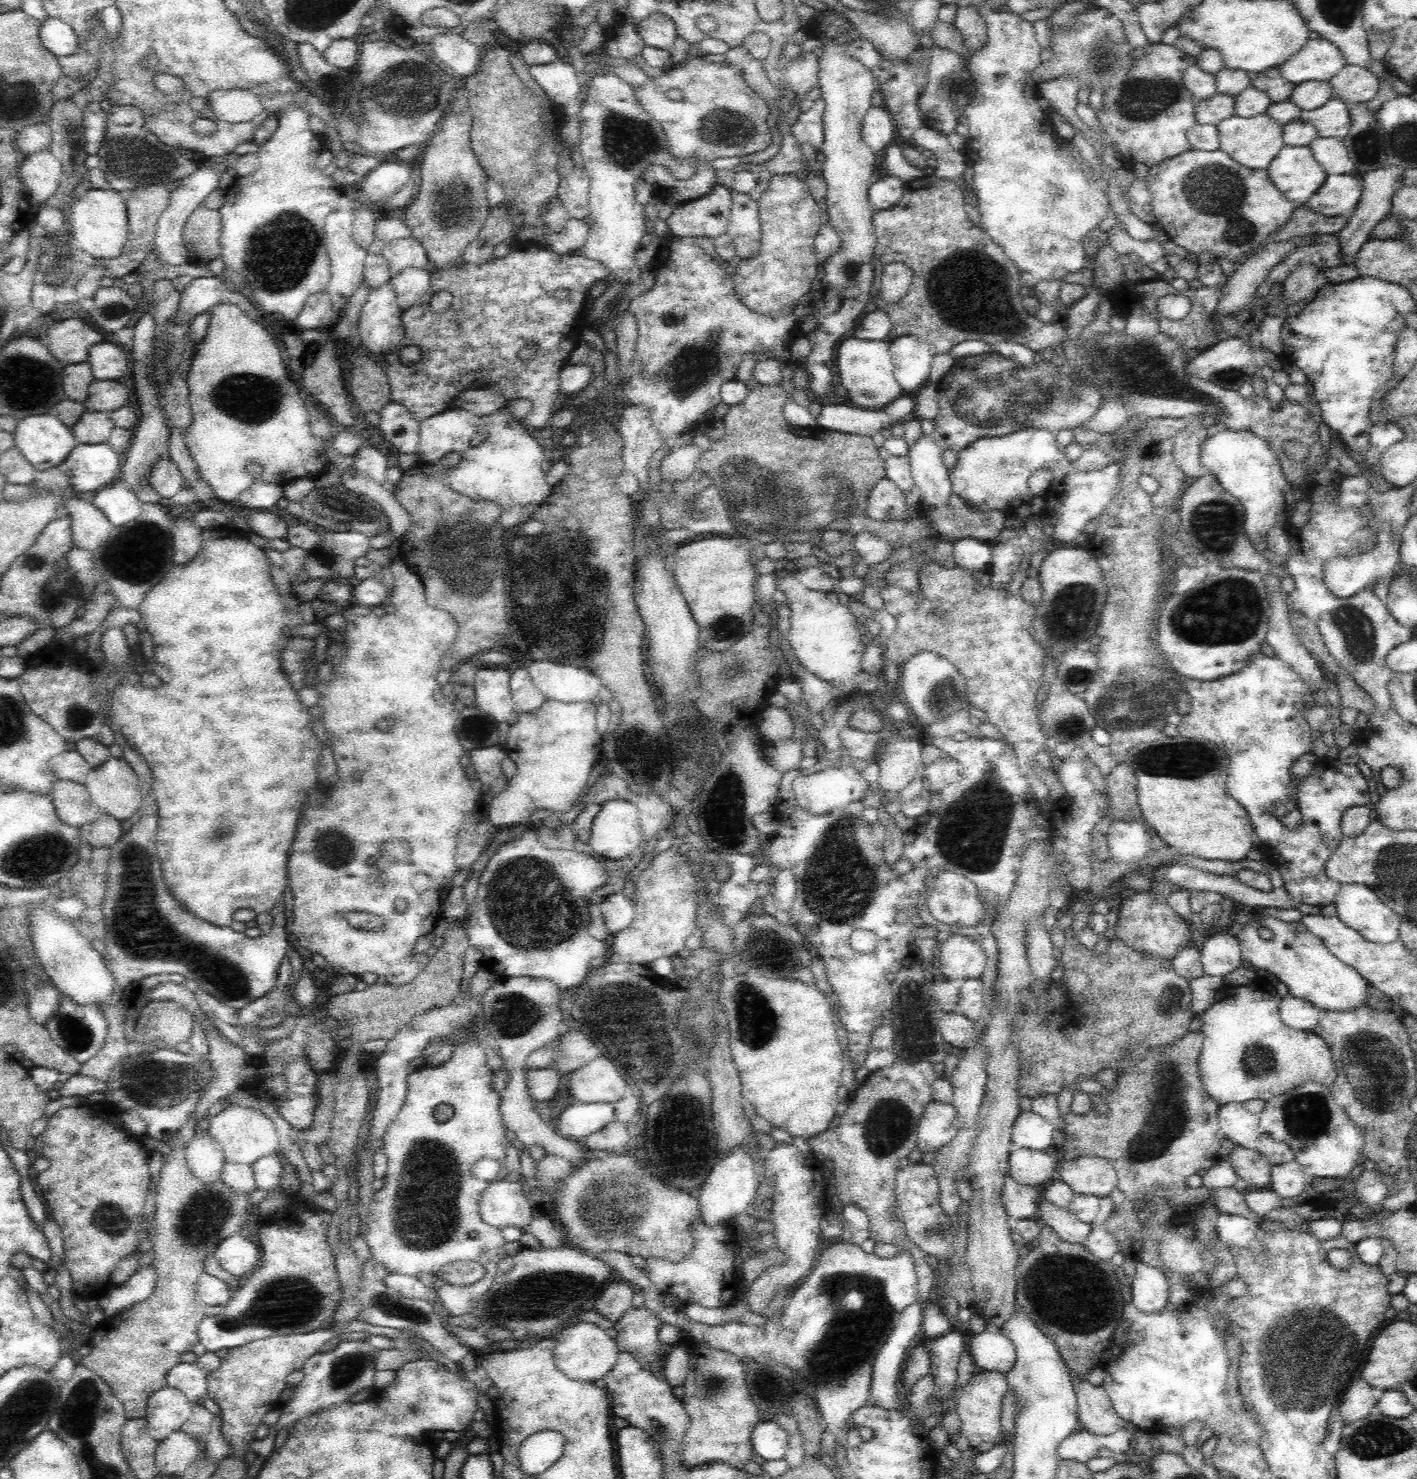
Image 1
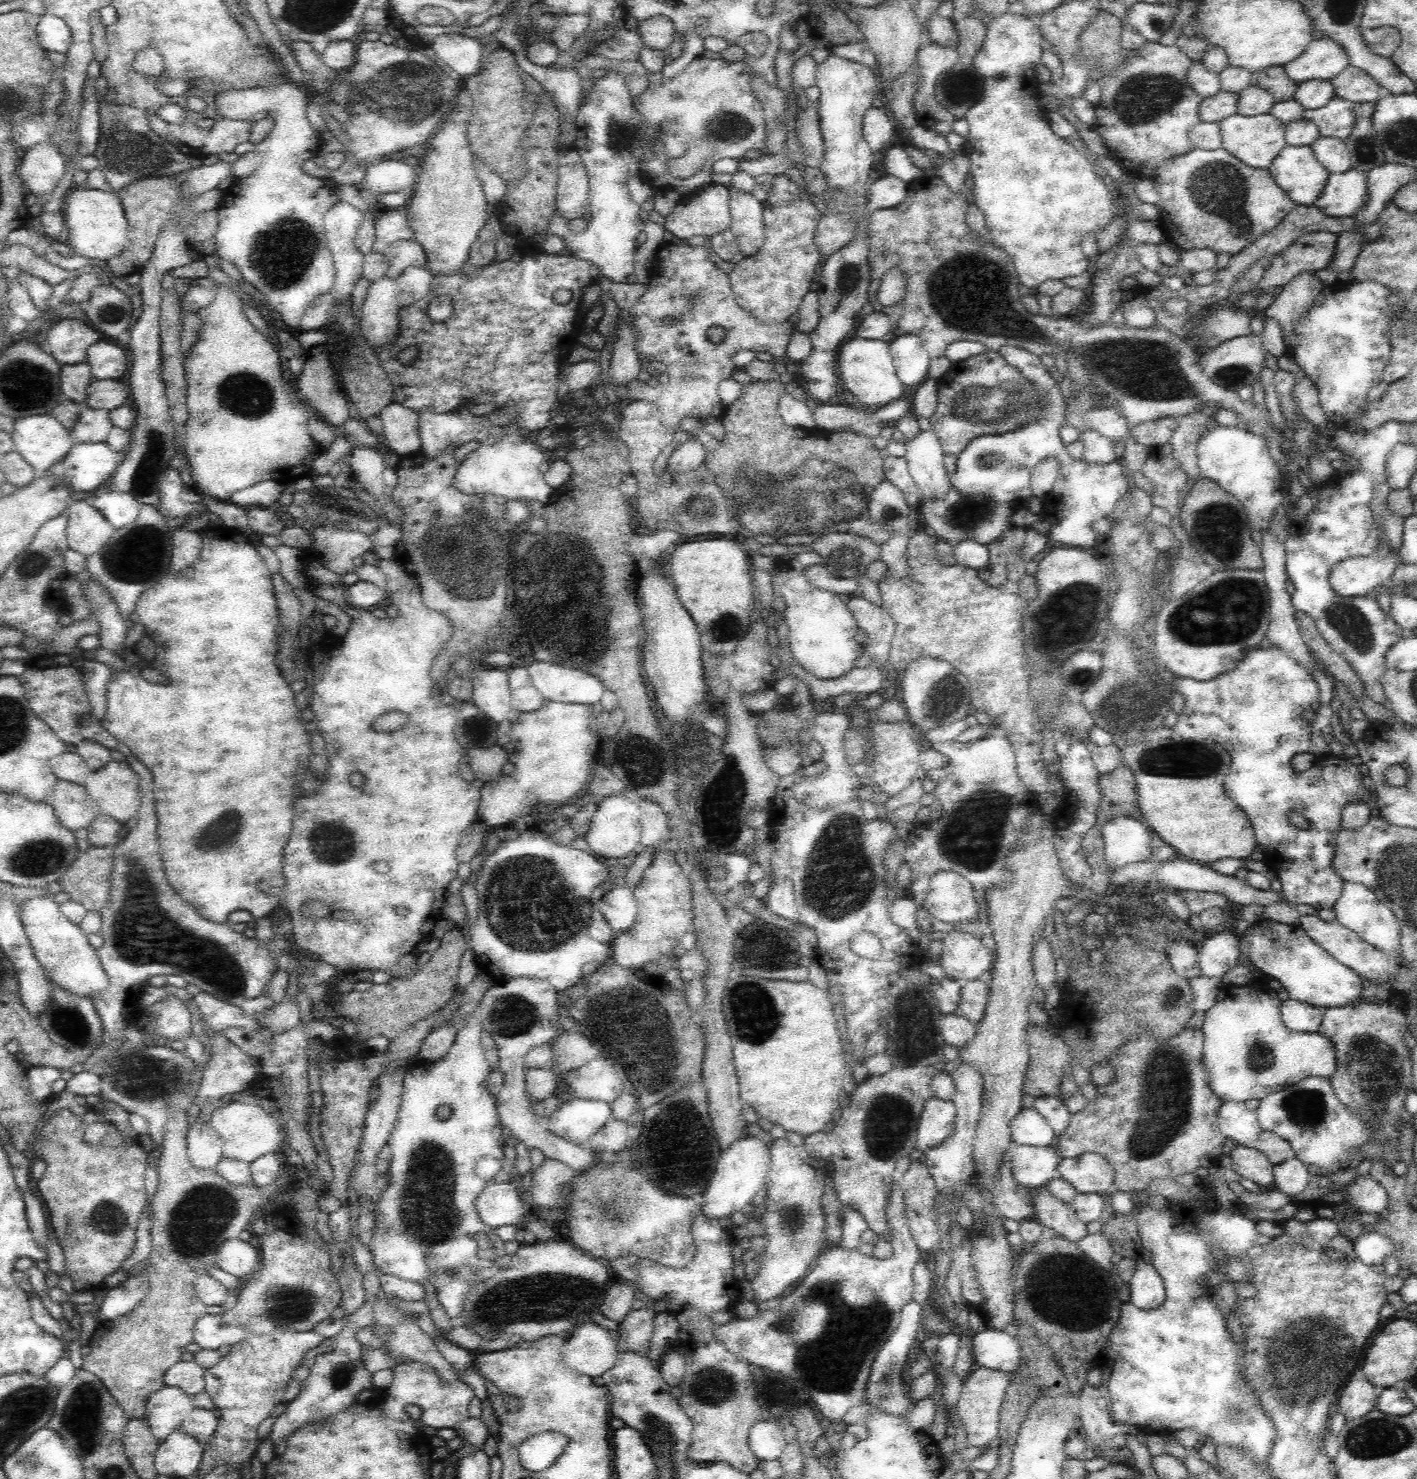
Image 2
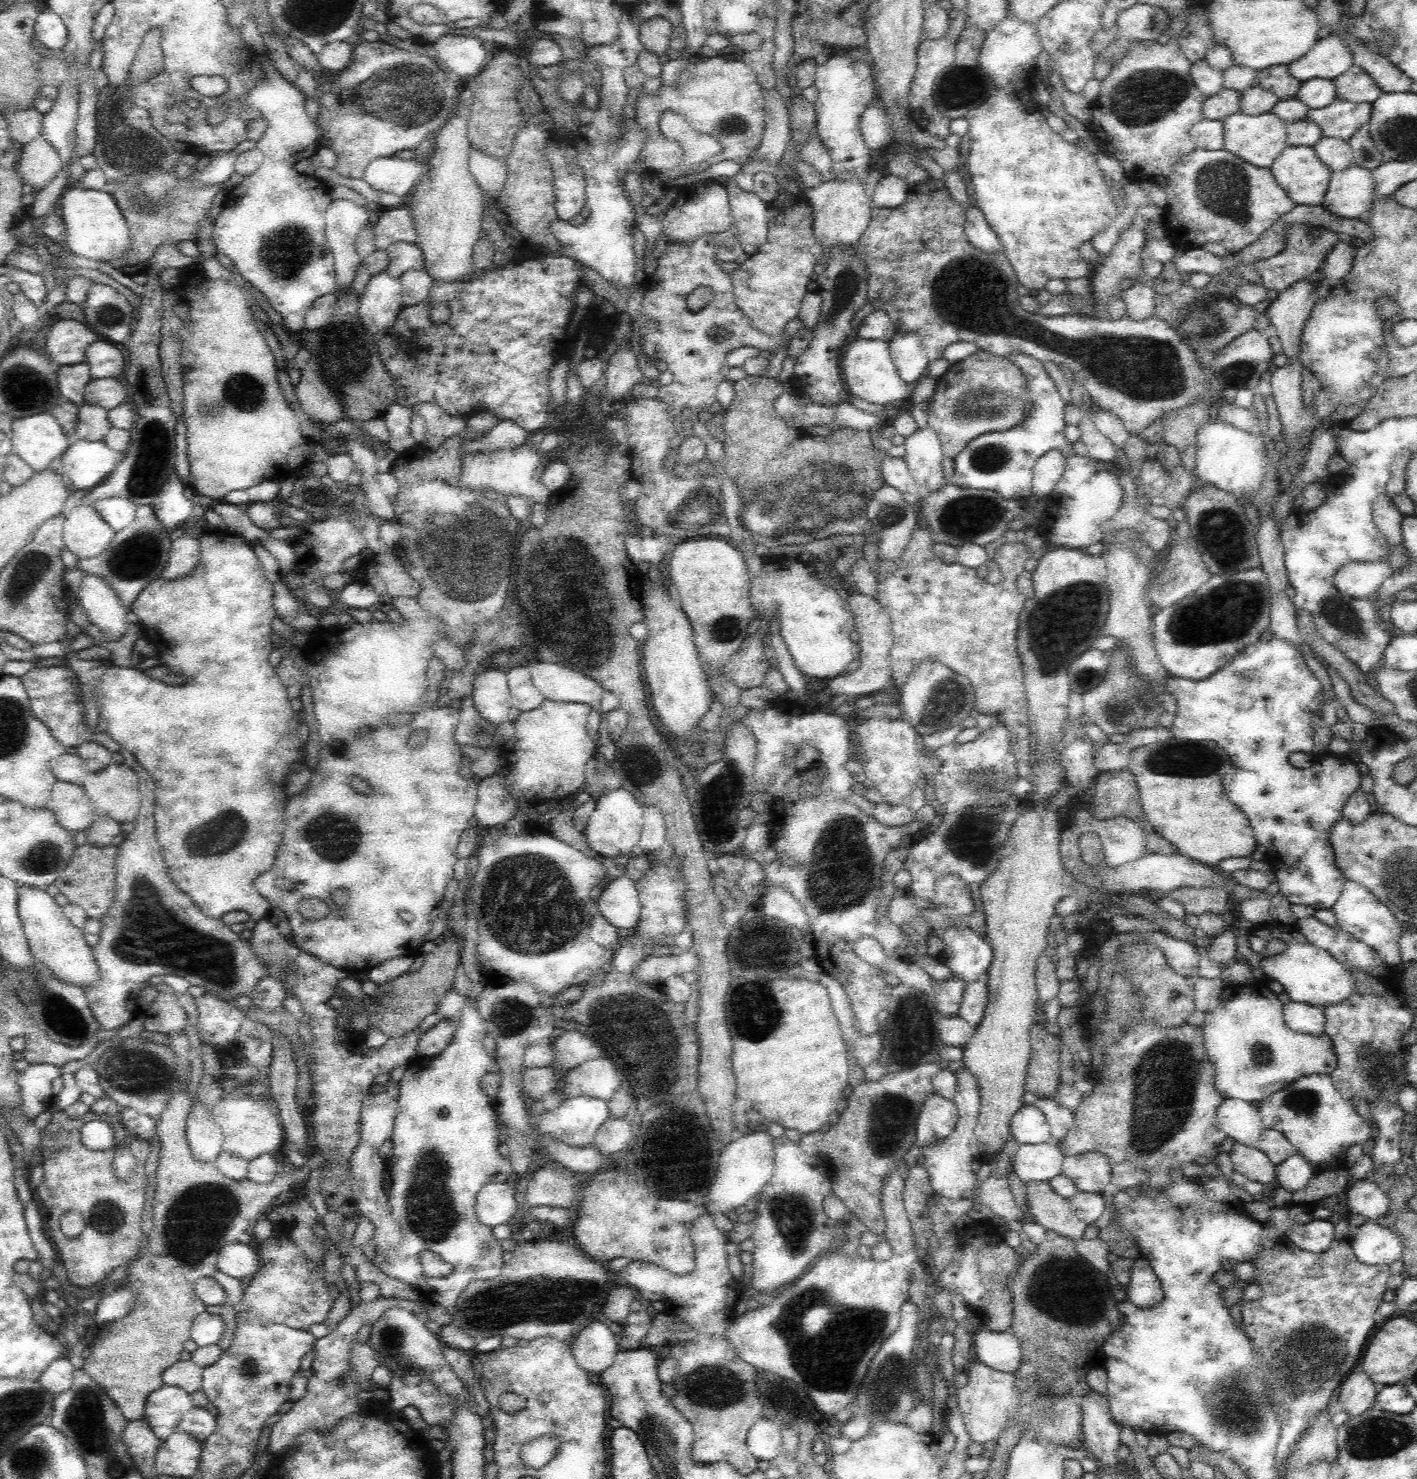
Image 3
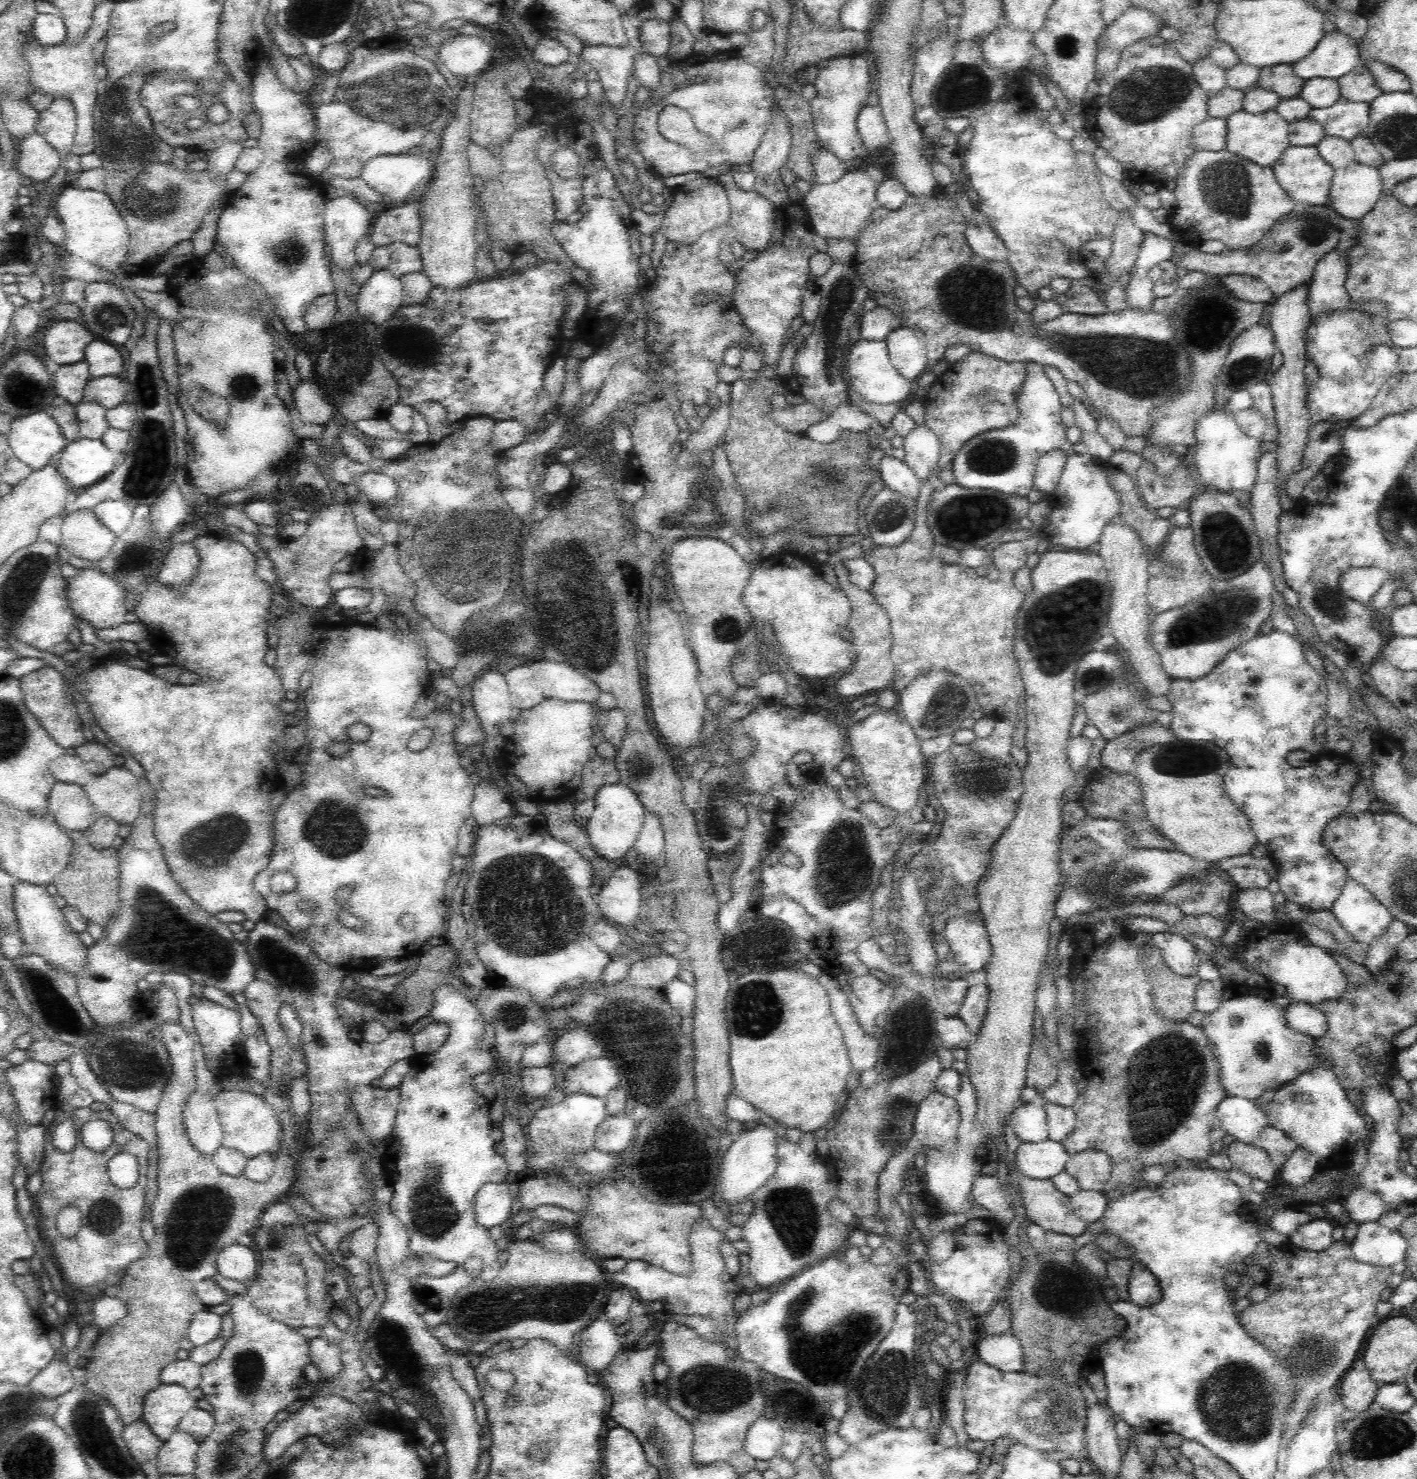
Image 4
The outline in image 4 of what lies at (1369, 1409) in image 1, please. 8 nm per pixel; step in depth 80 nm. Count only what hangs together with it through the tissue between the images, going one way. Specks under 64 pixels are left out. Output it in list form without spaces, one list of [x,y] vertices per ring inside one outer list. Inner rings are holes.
[[[1351,1367],[1339,1383],[1341,1402],[1345,1408],[1360,1413],[1375,1401],[1379,1387],[1367,1368],[1358,1370]]]

